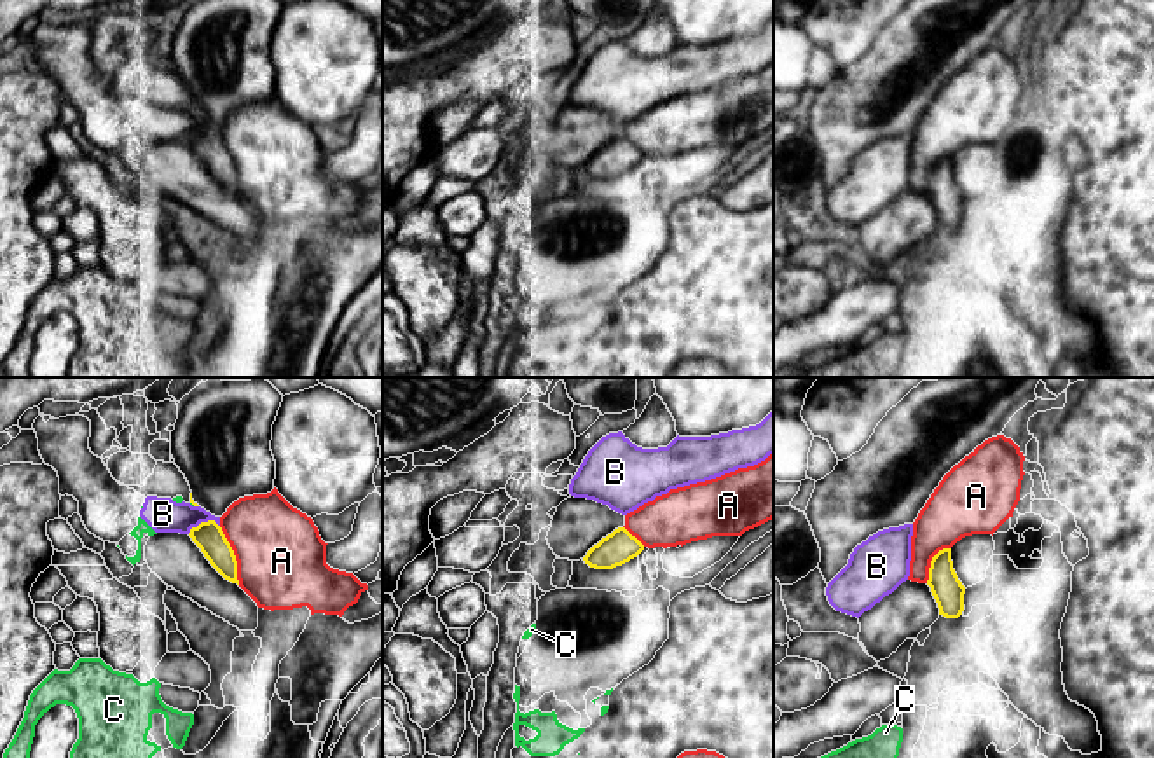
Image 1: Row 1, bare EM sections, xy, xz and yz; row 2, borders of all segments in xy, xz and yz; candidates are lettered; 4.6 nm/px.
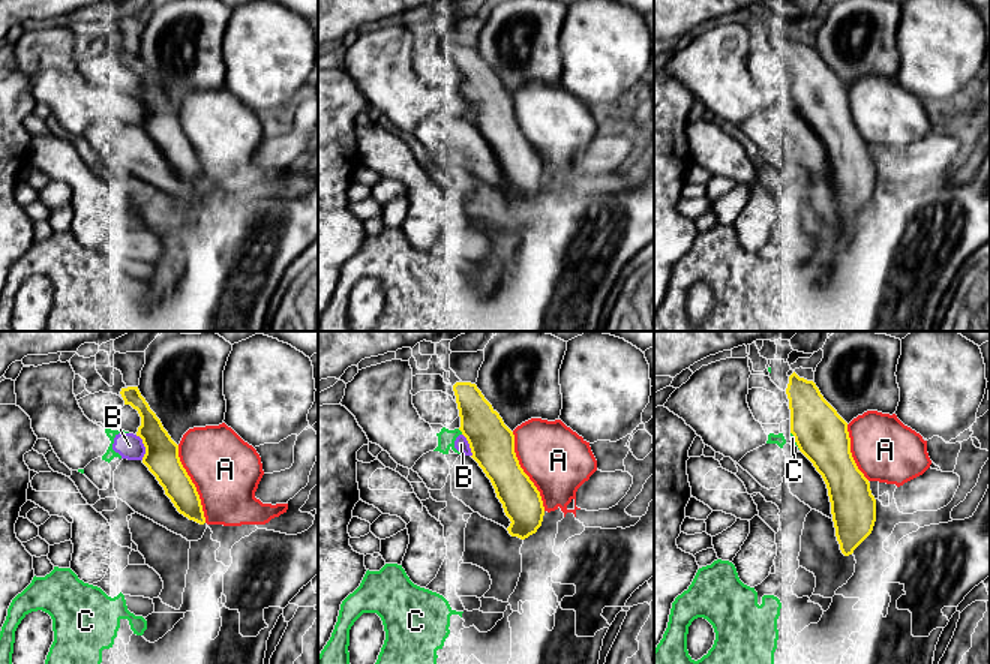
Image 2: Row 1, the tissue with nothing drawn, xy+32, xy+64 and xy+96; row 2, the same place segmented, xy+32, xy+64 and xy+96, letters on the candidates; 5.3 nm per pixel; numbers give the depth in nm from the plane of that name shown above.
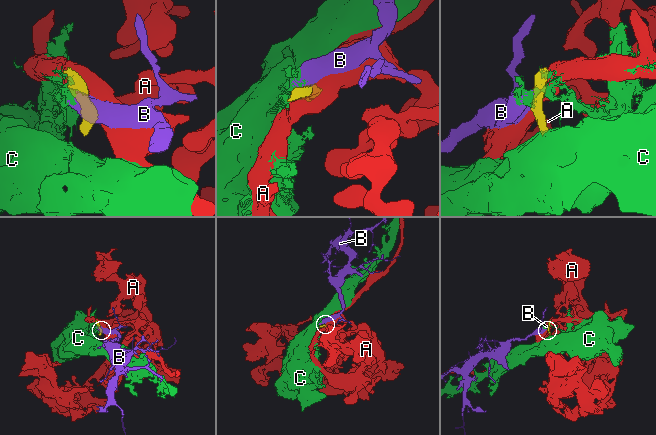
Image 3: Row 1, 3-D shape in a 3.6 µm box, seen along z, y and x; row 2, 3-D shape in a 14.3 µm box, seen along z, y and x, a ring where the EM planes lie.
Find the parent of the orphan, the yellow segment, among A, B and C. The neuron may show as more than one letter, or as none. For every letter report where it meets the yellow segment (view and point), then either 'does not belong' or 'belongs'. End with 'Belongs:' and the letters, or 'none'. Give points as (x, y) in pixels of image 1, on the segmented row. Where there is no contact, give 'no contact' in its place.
A: xy (234, 556) | does not belong
B: xy (203, 523) | does not belong
C: xy (192, 503) | does not belong
Belongs: none

